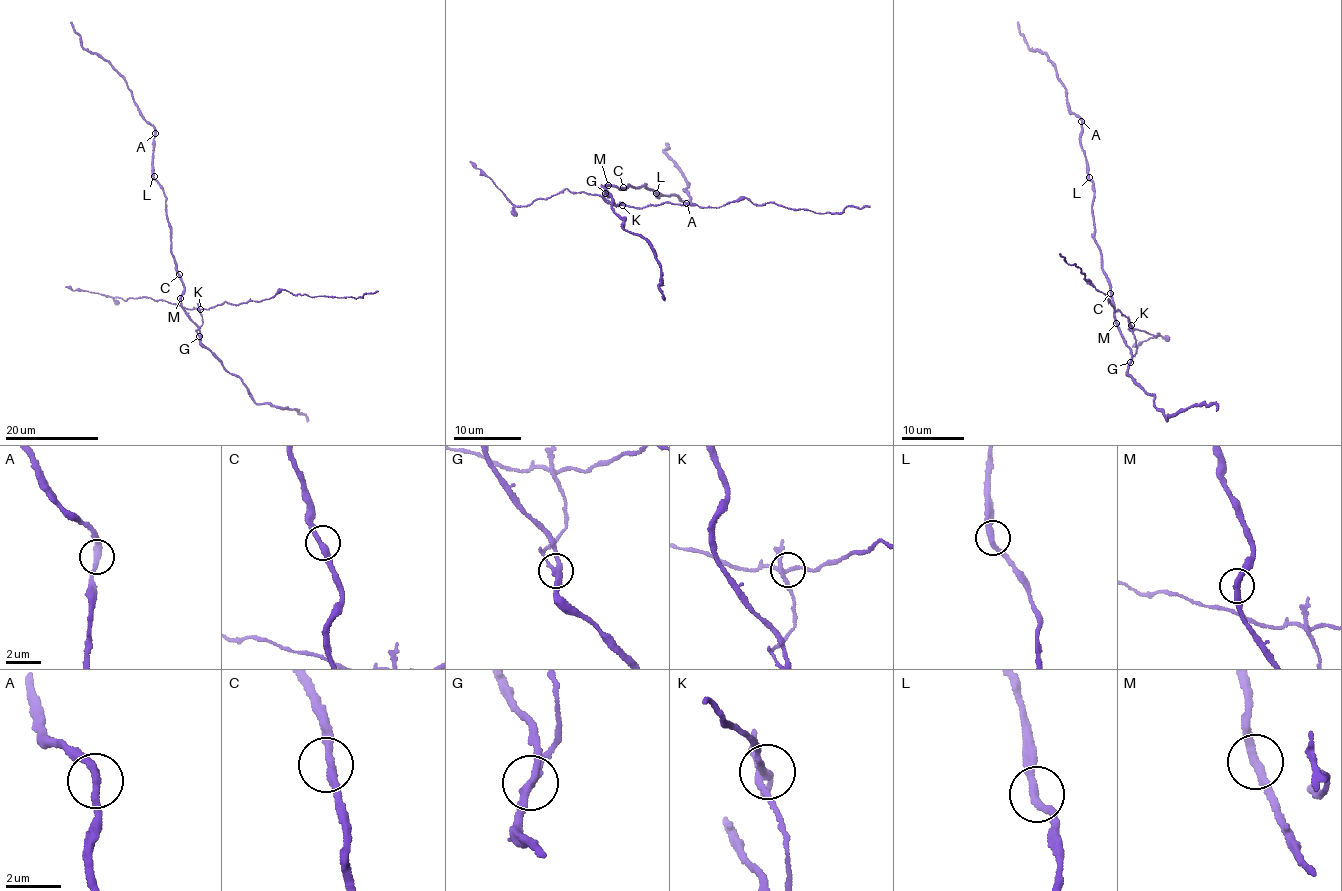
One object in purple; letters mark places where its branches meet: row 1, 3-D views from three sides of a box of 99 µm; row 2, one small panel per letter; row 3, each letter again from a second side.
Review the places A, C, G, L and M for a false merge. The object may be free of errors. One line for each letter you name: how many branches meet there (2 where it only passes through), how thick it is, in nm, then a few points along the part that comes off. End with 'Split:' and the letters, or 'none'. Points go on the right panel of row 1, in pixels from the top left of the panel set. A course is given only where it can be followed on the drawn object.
G: Branches: 3. Thickness 240 nm. Course of the part to remove: (1130, 361), (1136, 344), (1129, 320), (1083, 279), (1080, 268), (1067, 263), (1059, 253)
Split: G

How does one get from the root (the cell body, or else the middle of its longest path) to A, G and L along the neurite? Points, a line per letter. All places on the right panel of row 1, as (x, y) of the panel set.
A: (1112, 293), (1109, 279), (1103, 268), (1101, 248), (1095, 238), (1094, 184), (1081, 144), (1081, 121)
G: (1112, 293), (1117, 330), (1130, 349), (1130, 361)
L: (1112, 293), (1109, 279), (1103, 268), (1101, 248), (1095, 238), (1094, 184), (1089, 177)

